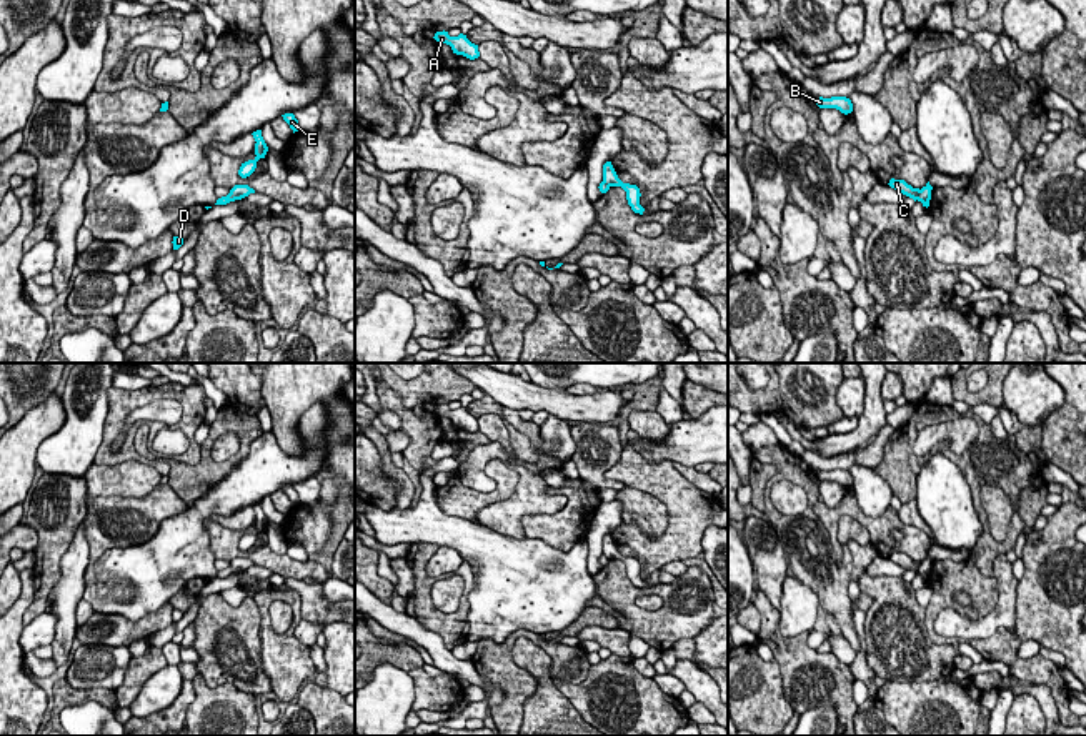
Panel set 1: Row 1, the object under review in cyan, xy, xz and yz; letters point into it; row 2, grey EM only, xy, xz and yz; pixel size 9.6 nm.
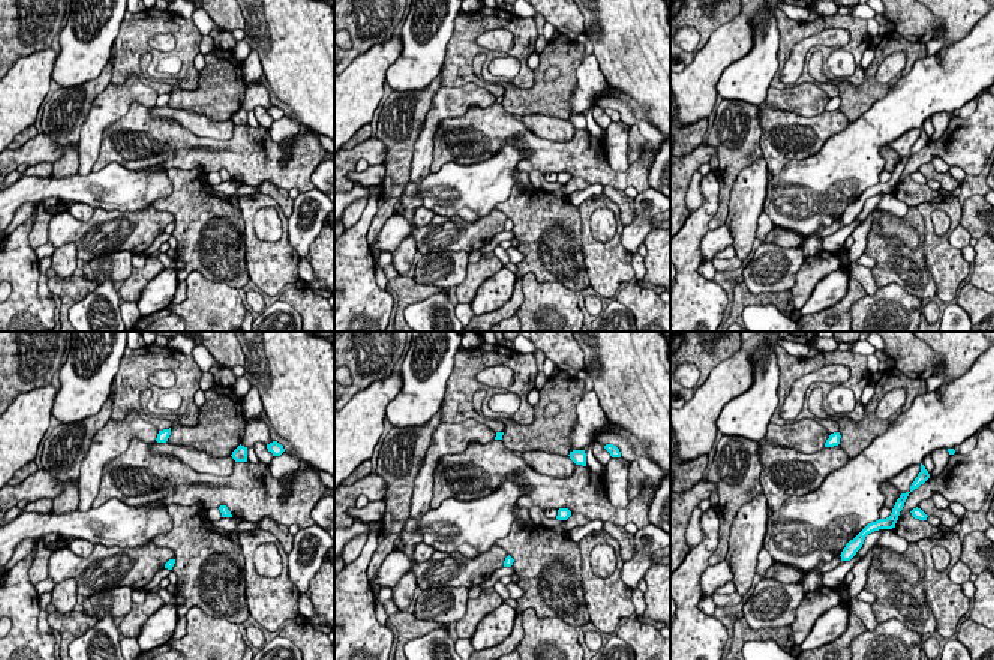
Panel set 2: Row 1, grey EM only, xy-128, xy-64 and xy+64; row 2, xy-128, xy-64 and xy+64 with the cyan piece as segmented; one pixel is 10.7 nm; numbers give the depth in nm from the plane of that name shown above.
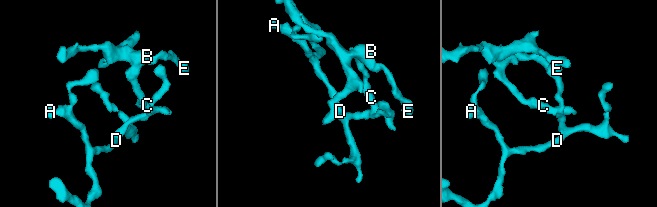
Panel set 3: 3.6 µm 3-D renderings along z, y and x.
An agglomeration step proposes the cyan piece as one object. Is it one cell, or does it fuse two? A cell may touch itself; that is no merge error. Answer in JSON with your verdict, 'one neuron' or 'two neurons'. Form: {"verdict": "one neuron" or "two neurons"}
{"verdict": "two neurons"}

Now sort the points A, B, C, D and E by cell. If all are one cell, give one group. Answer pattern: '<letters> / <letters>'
A D / B C E

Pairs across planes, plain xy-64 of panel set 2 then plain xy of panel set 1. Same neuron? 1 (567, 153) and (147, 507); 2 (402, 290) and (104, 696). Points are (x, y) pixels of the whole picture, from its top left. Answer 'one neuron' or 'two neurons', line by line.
1: one neuron
2: one neuron

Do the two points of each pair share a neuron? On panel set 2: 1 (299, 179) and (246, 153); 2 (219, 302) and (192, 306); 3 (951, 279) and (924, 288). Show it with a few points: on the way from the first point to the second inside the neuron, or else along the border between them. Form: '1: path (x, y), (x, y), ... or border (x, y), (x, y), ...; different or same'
1: path (285, 177), (275, 173), (260, 159); same
2: path (213, 306), (198, 306); same
3: border (925, 251), (925, 267), (934, 282), (936, 294); different

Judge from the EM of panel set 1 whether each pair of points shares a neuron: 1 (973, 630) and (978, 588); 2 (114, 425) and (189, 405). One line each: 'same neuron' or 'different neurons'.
1: different neurons
2: same neuron

